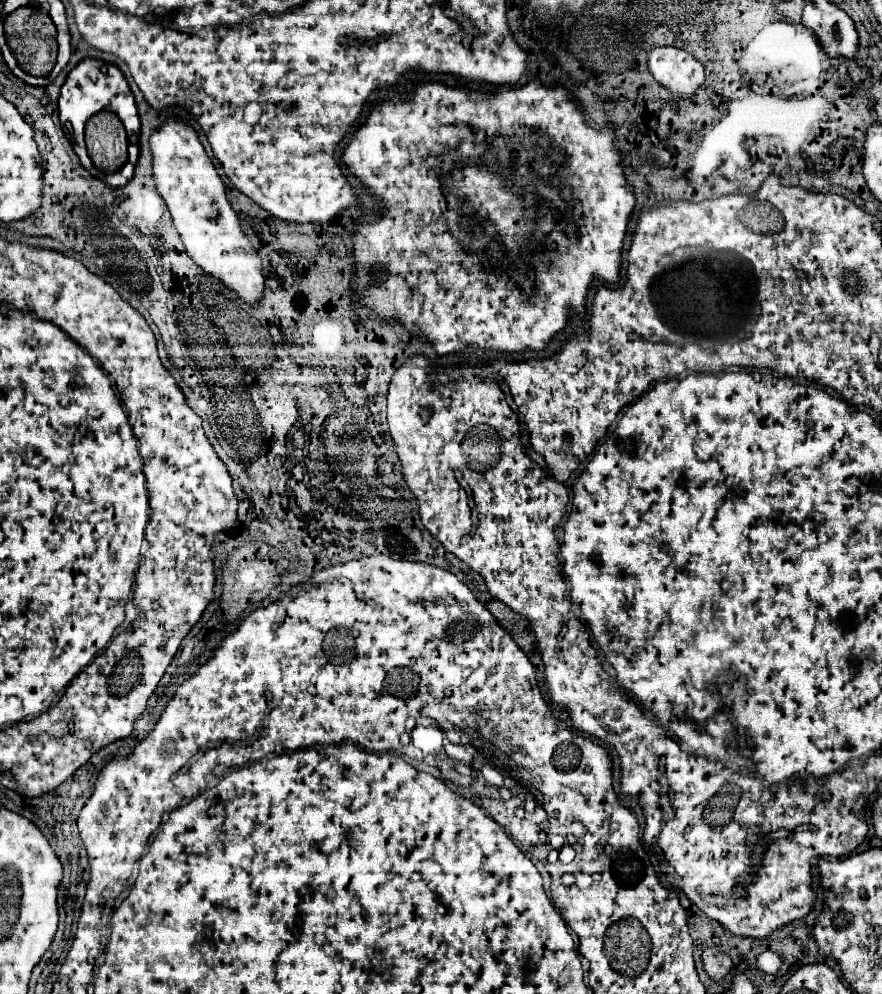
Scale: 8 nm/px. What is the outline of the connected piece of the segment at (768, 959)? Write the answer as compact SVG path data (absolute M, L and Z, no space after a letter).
M767 950L767 952L757 956L757 968L761 972L765 972L765 974L777 974L781 970L781 964L783 964L781 956L771 952L771 950Z

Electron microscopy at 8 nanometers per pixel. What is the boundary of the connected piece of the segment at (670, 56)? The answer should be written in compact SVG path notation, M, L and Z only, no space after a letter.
M655 46L647 56L649 72L673 94L687 98L703 86L703 66L687 52L669 46Z

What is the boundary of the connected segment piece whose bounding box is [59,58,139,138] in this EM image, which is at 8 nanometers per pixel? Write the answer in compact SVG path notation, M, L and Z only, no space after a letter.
M83 58L65 78L65 84L61 86L61 96L59 96L59 114L61 114L61 126L67 134L77 134L75 138L83 138L83 126L87 122L89 116L93 116L99 110L111 110L115 112L119 118L127 118L127 120L137 120L137 108L135 108L135 100L133 94L127 86L125 76L121 74L121 70L115 64L107 64L107 72L101 74L99 72L101 62L93 60L93 58Z

